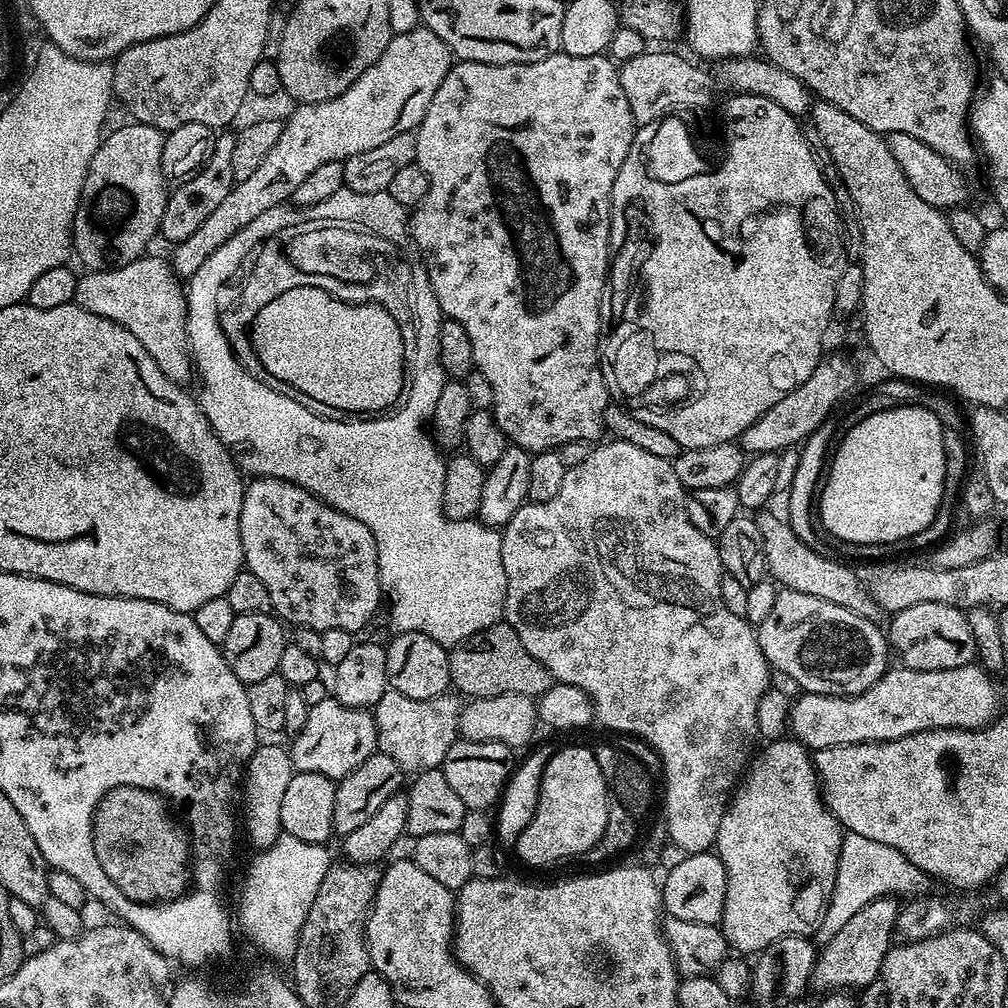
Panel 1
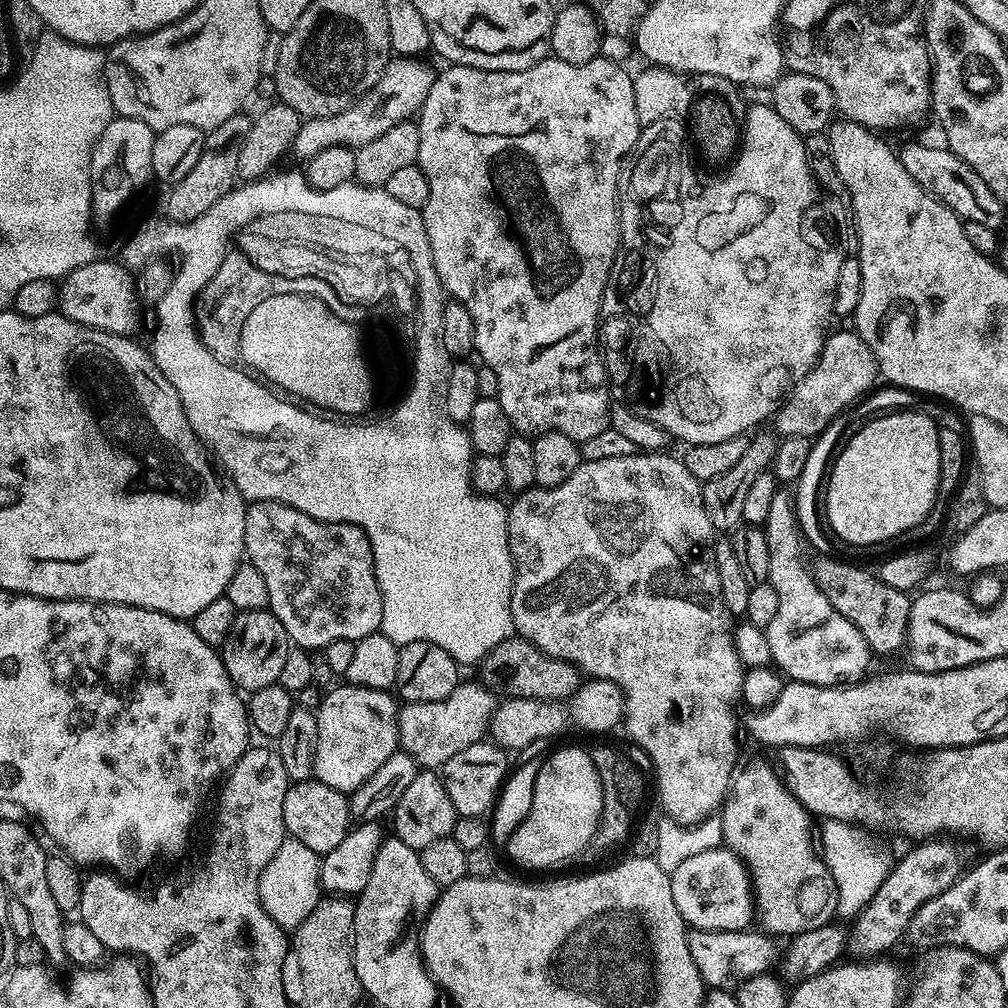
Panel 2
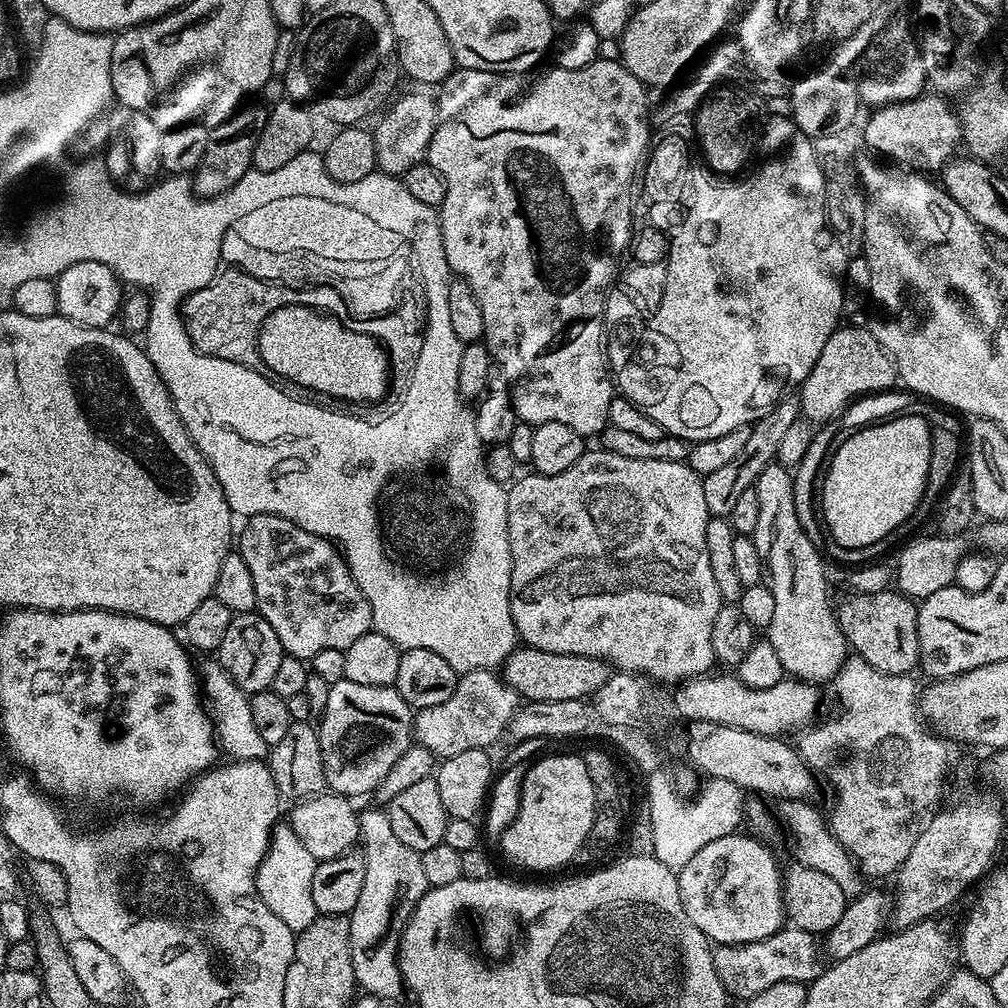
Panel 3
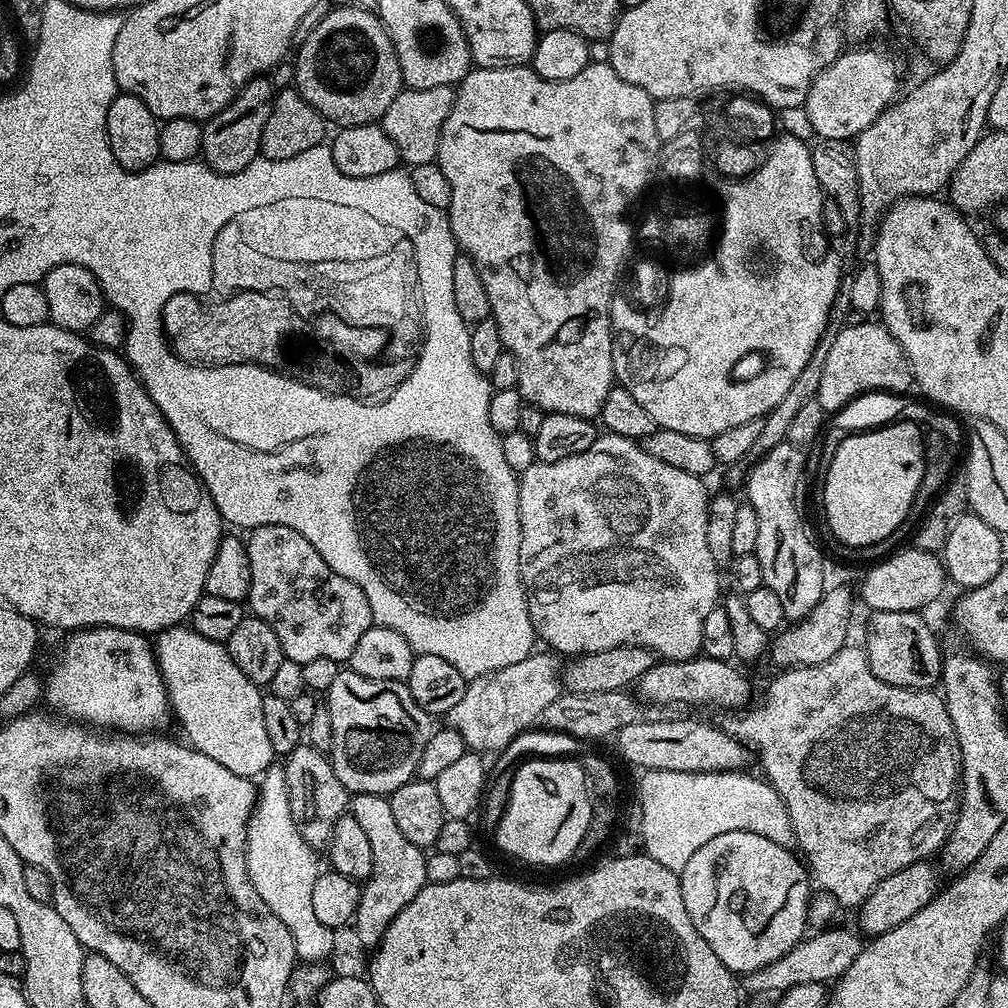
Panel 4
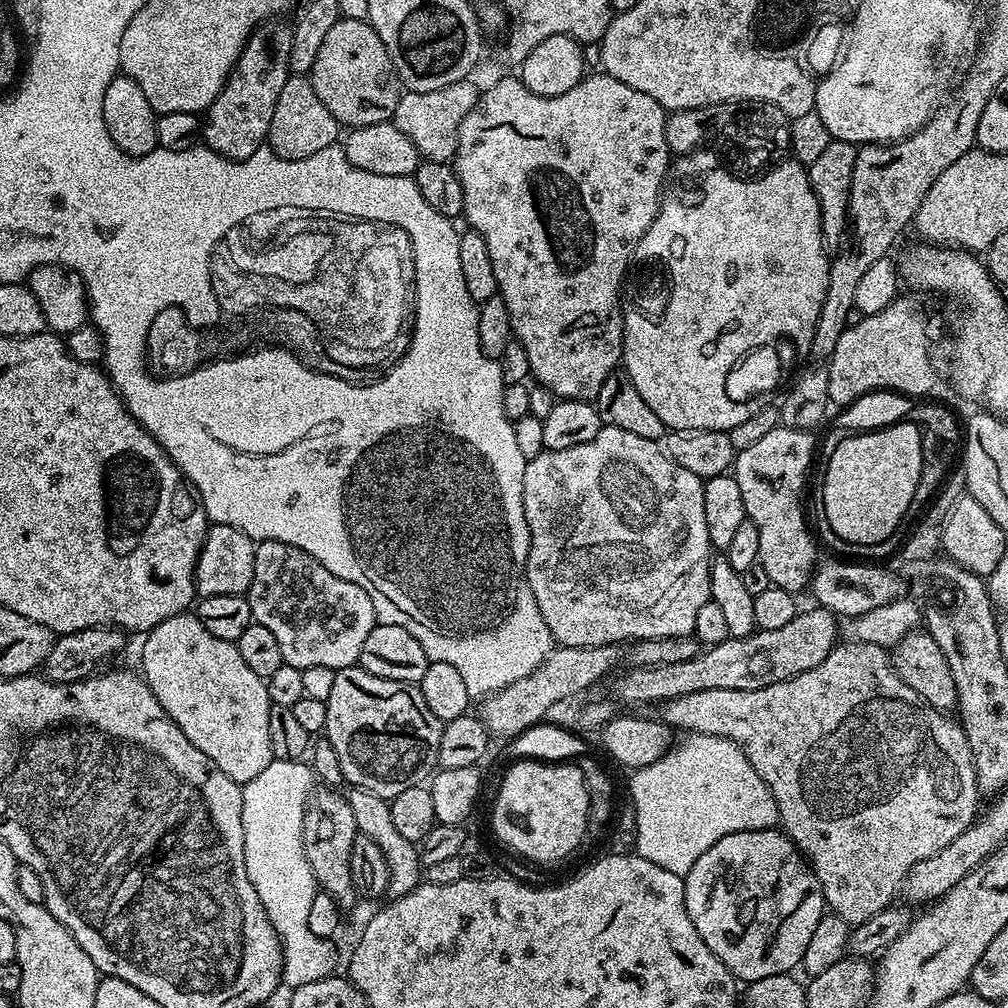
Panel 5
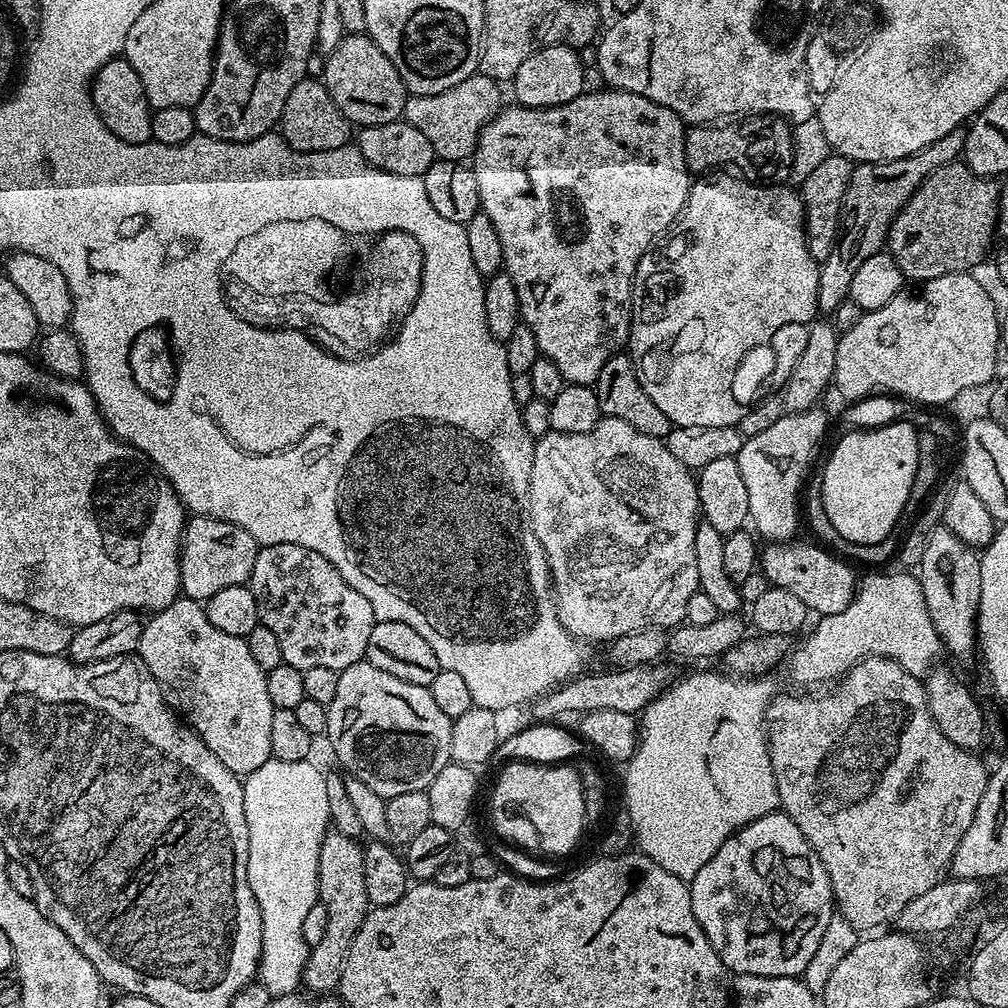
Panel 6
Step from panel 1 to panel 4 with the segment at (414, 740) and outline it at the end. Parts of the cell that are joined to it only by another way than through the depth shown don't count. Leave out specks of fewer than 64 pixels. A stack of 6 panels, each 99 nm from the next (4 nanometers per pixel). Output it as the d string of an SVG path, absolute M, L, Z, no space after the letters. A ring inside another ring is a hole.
M543 651L527 656L514 666L467 681L458 706L446 714L447 727L462 734L465 749L477 754L501 753L516 736L531 729L539 721L542 710L561 696L561 657Z

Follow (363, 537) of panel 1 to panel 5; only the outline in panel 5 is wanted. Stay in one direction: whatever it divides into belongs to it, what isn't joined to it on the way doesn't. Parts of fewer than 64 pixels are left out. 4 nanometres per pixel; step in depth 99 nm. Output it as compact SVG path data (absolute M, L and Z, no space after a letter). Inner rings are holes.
M261 540L256 546L254 578L246 593L255 623L266 626L278 640L283 663L295 668L353 667L372 627L378 623L374 602L362 586L330 574L318 558L298 546Z

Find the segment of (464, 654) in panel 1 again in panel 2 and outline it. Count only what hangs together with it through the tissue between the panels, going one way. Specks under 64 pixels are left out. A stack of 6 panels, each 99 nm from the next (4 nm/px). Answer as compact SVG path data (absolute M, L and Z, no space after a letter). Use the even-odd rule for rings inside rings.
M513 634L507 640L498 642L480 661L478 671L481 676L479 679L493 693L504 692L500 694L508 698L521 696L564 702L575 694L582 683L581 673L575 664L567 664L565 660L548 656L519 634Z

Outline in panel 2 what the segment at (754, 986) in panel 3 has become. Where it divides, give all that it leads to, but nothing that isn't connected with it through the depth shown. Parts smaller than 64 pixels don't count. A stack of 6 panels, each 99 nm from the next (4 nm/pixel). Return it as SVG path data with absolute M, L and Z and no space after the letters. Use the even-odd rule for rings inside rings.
M697 928L688 932L688 945L690 946L690 958L694 958L694 966L698 966L698 974L704 979L705 985L709 989L722 988L725 990L735 989L736 985L741 984L746 978L763 976L769 971L772 959L777 959L778 948L774 945L773 937L763 931L745 930L743 932L711 932Z

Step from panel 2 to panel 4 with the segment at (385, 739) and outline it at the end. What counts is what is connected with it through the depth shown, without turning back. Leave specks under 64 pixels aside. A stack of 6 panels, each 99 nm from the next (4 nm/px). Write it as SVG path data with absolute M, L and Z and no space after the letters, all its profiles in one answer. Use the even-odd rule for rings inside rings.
M342 670L338 678L334 678L334 686L330 686L326 694L326 705L333 727L330 759L338 782L342 782L342 786L346 786L349 793L365 792L388 796L398 790L398 786L410 782L417 775L416 767L422 758L422 750L426 750L426 742L430 742L432 737L434 720L426 710L422 710L422 706L418 706L418 702L414 702L407 683L362 678L362 674Z

